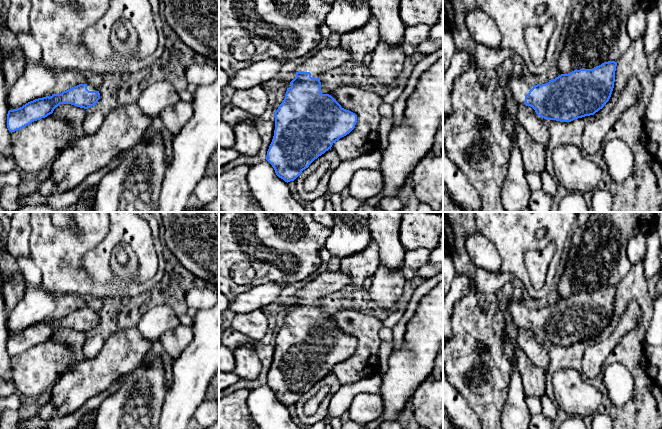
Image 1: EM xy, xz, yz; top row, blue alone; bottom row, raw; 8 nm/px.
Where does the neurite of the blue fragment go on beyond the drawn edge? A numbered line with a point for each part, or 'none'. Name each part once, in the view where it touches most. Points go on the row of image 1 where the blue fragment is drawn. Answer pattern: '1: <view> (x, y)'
1: xz (330, 57)

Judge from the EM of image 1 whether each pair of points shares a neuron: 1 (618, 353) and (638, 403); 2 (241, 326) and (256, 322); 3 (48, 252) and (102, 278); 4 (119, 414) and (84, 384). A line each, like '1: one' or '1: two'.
1: one
2: one
3: one
4: two

